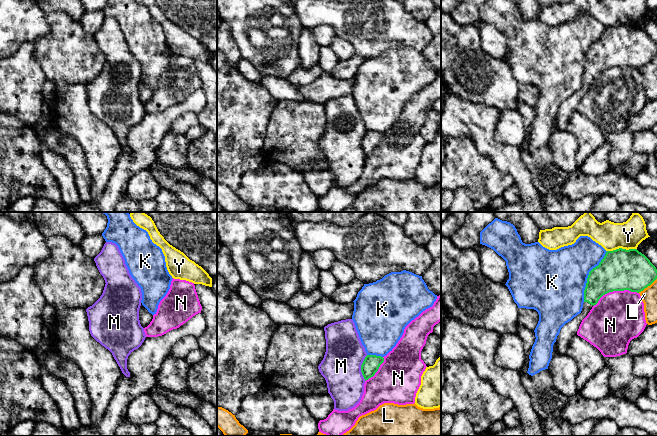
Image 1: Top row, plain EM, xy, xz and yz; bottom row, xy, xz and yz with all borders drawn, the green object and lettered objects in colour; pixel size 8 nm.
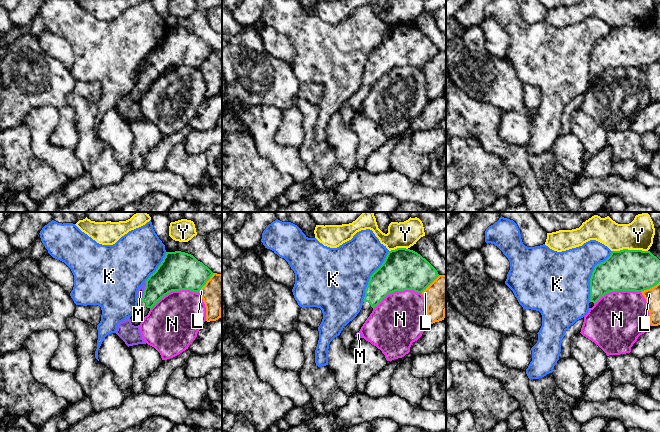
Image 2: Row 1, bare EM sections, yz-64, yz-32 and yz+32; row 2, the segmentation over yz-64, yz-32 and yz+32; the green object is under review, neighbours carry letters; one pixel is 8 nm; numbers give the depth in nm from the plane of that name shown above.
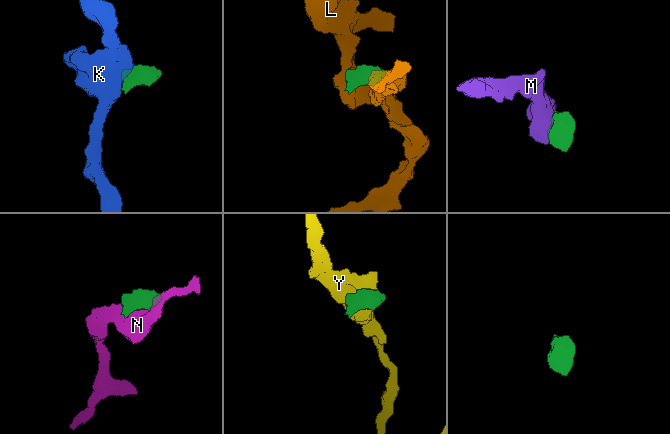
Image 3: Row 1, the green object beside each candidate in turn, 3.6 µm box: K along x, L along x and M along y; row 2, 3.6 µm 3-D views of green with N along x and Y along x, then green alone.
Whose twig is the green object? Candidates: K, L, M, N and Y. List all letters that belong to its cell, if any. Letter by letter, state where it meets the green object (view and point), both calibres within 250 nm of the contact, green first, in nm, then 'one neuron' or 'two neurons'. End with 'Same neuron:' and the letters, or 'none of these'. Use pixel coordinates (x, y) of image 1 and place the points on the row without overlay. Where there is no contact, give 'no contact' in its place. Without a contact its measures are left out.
K: meets green in yz at (588, 52); 320 nm thick on the green side, 460 nm on the other; two neurons
L: meets green in yz at (647, 62); 320 nm thick on the green side, 130 nm on the other; two neurons
M: meets green in xz at (361, 144); 140 nm thick on the green side, 320 nm on the other; two neurons
N: meets green in yz at (615, 66); 320 nm thick on the green side, 420 nm on the other; two neurons
Y: meets green in yz at (621, 24); 320 nm thick on the green side, 200 nm on the other; two neurons
Same neuron: none of these

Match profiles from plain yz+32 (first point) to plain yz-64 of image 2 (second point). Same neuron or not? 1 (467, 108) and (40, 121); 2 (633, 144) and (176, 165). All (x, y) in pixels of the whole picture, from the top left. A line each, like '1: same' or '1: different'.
1: same
2: same

